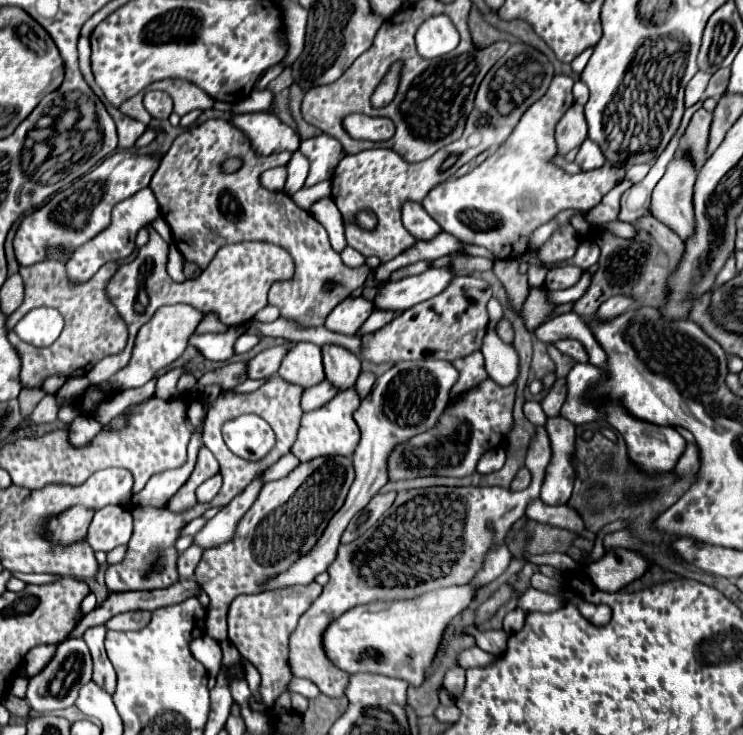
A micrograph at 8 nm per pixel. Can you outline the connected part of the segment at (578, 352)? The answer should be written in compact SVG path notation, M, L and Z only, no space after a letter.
M560 339L560 341L556 341L556 349L560 349L566 355L570 355L578 363L588 363L586 349L576 339Z

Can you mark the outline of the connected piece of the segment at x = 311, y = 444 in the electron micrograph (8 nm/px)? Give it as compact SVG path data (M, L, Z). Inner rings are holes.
M350 387L348 391L340 391L334 399L330 399L326 405L322 405L320 409L308 411L302 415L302 425L300 425L300 433L298 439L292 447L292 453L304 463L310 461L314 457L322 457L322 455L344 455L344 457L352 457L358 441L360 441L360 429L352 417L352 413L358 409L360 405L360 397L356 393L354 387Z

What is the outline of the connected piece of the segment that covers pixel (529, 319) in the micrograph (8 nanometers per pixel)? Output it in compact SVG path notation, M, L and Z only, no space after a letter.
M536 287L530 289L530 297L524 303L524 325L528 331L534 331L540 323L544 323L546 315L554 309L554 305L548 305L546 301L546 289Z

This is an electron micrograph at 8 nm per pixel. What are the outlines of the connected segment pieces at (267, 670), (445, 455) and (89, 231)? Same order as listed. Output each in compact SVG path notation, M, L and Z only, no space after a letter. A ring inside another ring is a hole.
M312 583L308 587L286 587L284 591L240 595L232 601L232 607L228 611L228 639L238 649L240 657L250 661L258 669L262 677L260 693L264 705L270 705L278 699L280 693L286 691L286 685L292 679L286 661L290 629L296 627L300 615L318 599L320 593L322 587L318 583Z
M484 379L480 385L472 387L470 391L464 391L460 395L456 395L454 399L450 399L444 415L438 419L436 427L414 435L412 439L406 439L404 443L398 443L394 447L394 451L388 457L388 479L390 481L402 481L402 479L416 479L416 477L426 477L426 475L442 475L442 477L466 477L472 475L476 471L478 459L492 447L492 445L500 445L500 441L504 441L504 437L510 433L512 429L512 407L514 407L514 399L516 399L516 383L508 385L508 387L500 387L498 383L494 383L492 379Z
M118 151L106 157L84 177L76 179L68 189L52 195L44 205L32 209L22 219L14 237L14 253L20 267L30 267L32 263L46 261L48 249L56 247L64 247L66 259L70 259L80 245L94 239L100 231L104 231L110 225L110 211L116 203L148 187L158 165L160 165L160 153L136 155L130 151Z

